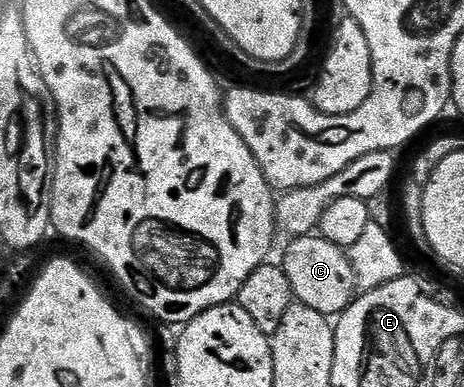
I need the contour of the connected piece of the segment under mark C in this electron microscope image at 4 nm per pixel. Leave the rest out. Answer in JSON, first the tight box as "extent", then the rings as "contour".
{"extent":[282,235,358,317],"contour":[[[297,235],[284,251],[282,266],[290,283],[292,298],[302,305],[310,305],[310,309],[318,309],[318,313],[329,317],[339,317],[343,311],[357,298],[358,288],[354,269],[348,260],[345,248],[326,241],[323,235]]]}

